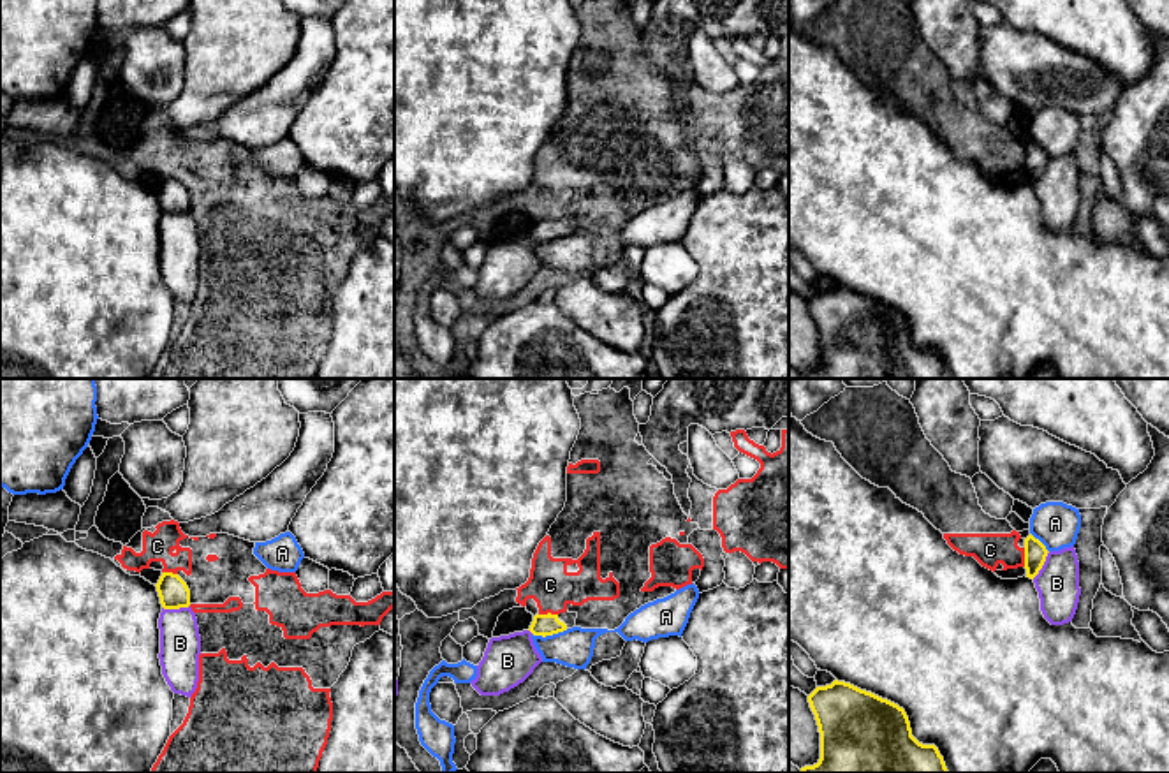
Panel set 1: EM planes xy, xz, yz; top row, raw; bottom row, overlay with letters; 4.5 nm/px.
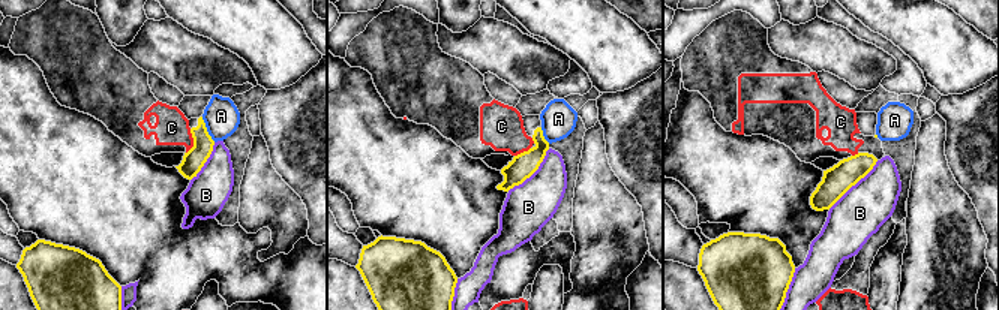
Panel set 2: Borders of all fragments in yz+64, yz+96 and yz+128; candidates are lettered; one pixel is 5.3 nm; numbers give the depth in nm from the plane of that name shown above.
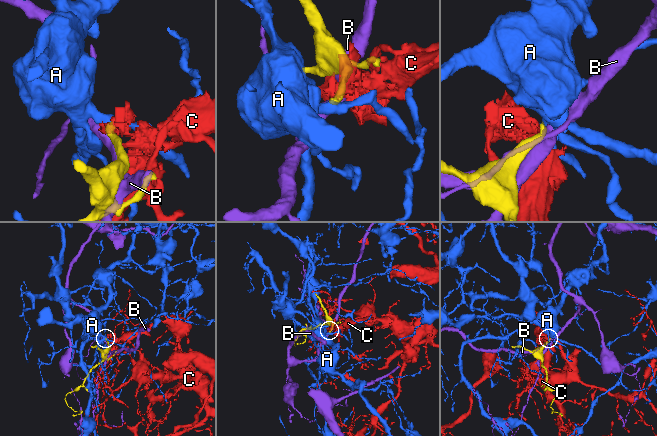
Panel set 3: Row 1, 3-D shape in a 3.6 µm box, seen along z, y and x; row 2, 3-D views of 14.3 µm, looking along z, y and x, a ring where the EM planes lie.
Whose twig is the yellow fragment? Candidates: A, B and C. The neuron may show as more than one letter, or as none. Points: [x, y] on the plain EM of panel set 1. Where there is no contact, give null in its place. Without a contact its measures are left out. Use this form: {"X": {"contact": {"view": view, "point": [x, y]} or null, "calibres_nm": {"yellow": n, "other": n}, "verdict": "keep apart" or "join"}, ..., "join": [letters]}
{"A": {"contact": {"view": "xz", "point": [550, 240]}, "calibres_nm": {"yellow": 100, "other": 180}, "verdict": "keep apart"}, "B": {"contact": {"view": "xy", "point": [175, 213]}, "calibres_nm": {"yellow": 140, "other": 190}, "verdict": "keep apart"}, "C": {"contact": {"view": "xz", "point": [548, 219]}, "calibres_nm": {"yellow": 100, "other": 200}, "verdict": "keep apart"}, "join": []}

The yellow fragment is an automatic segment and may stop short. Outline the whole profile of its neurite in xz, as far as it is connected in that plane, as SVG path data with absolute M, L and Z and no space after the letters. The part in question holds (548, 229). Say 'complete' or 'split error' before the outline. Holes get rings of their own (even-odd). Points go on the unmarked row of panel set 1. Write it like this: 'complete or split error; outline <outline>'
split error; outline M569 217L560 220L551 220L551 218L535 220L528 236L533 241L542 241L542 243L553 241L576 232L576 224L577 224L577 218L569 218Z

